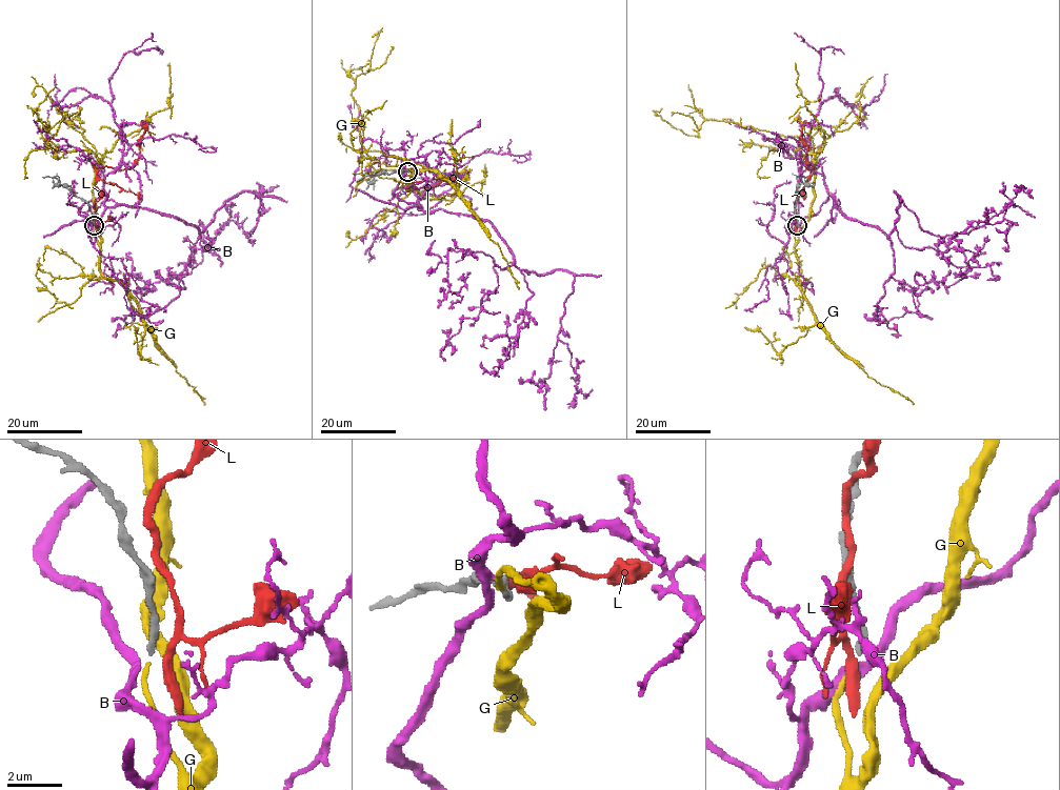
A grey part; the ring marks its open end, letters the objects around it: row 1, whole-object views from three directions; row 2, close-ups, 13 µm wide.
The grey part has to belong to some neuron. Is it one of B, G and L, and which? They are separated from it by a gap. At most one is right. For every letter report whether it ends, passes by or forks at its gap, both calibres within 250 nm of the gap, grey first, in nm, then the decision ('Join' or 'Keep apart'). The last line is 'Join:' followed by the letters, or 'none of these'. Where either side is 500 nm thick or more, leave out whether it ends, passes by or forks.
B: It passes by. Thickness 200 nm (grey) against 300 nm. Keep apart
G: It ends there. Thickness 200 nm (grey) against 170 nm. Join
L: It forks there. Thickness 200 nm (grey) against 240 nm. Keep apart
Join: G

